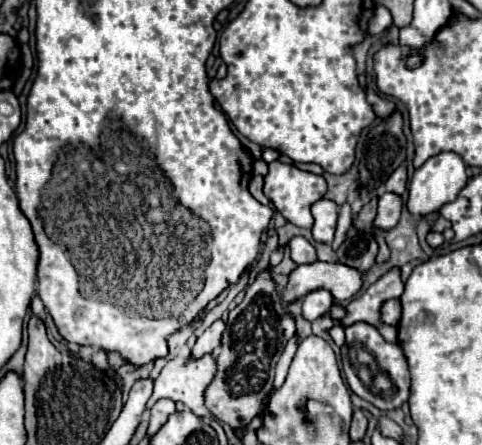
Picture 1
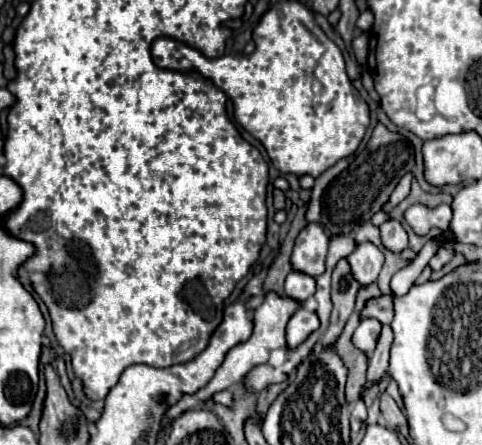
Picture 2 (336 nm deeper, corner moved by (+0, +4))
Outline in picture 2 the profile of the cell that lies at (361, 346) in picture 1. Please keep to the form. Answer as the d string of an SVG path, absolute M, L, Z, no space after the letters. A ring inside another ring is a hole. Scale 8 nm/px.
M371 317L363 319L363 321L359 323L359 327L355 329L353 345L369 355L369 353L375 349L375 345L377 345L379 331L381 331L381 323L379 323L377 319L371 319Z

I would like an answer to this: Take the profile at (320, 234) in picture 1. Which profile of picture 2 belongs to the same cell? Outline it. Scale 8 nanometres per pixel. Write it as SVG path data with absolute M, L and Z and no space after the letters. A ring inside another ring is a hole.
M309 223L295 239L291 265L293 271L307 273L311 277L319 277L325 271L329 237L325 235L319 223Z

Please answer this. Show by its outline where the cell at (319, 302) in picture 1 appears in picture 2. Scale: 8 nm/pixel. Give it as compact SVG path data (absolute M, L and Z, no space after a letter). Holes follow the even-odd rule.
M299 307L293 317L287 323L287 347L295 349L297 345L301 345L301 341L305 341L305 337L309 337L309 333L313 333L315 329L319 329L319 321L317 315L313 311L305 311L303 307Z

